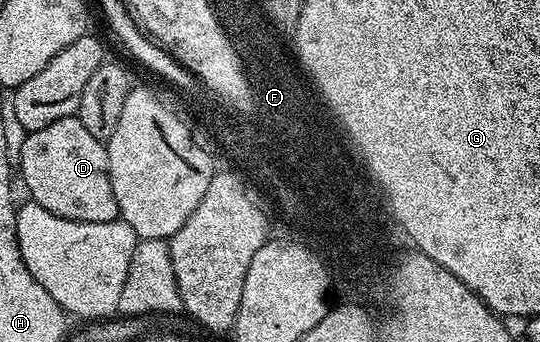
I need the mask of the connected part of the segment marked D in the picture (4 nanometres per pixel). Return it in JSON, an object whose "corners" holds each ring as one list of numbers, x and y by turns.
{"corners":[[78,116,54,120,54,124,46,124,46,128,27,131,18,155,18,174,24,177,27,197,42,204,46,212,54,212,54,216,79,222,115,222,119,219,118,200,114,200,114,188,110,184,107,145,101,139,90,136,86,124,82,124]]}

